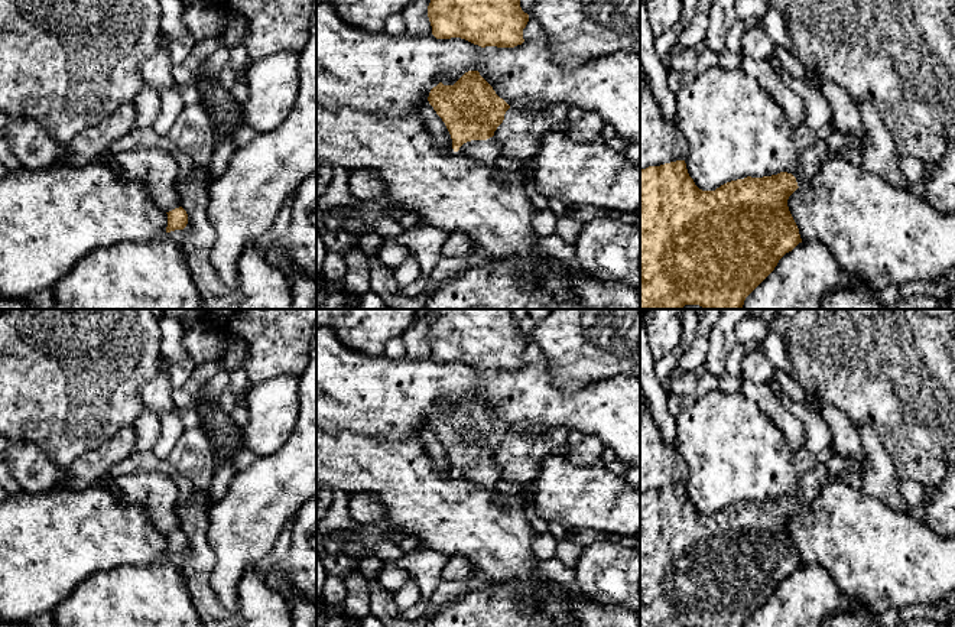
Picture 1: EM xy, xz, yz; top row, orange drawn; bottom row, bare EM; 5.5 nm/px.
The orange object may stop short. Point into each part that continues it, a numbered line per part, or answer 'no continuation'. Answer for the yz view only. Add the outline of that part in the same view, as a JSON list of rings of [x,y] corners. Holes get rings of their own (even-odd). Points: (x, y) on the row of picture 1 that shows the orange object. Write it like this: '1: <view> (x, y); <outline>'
1: yz (811, 161); [[[818,140],[818,143],[799,153],[799,168],[796,172],[790,172],[798,182],[795,192],[805,192],[809,189],[812,179],[819,173],[824,162],[829,157],[829,147],[826,140]]]

